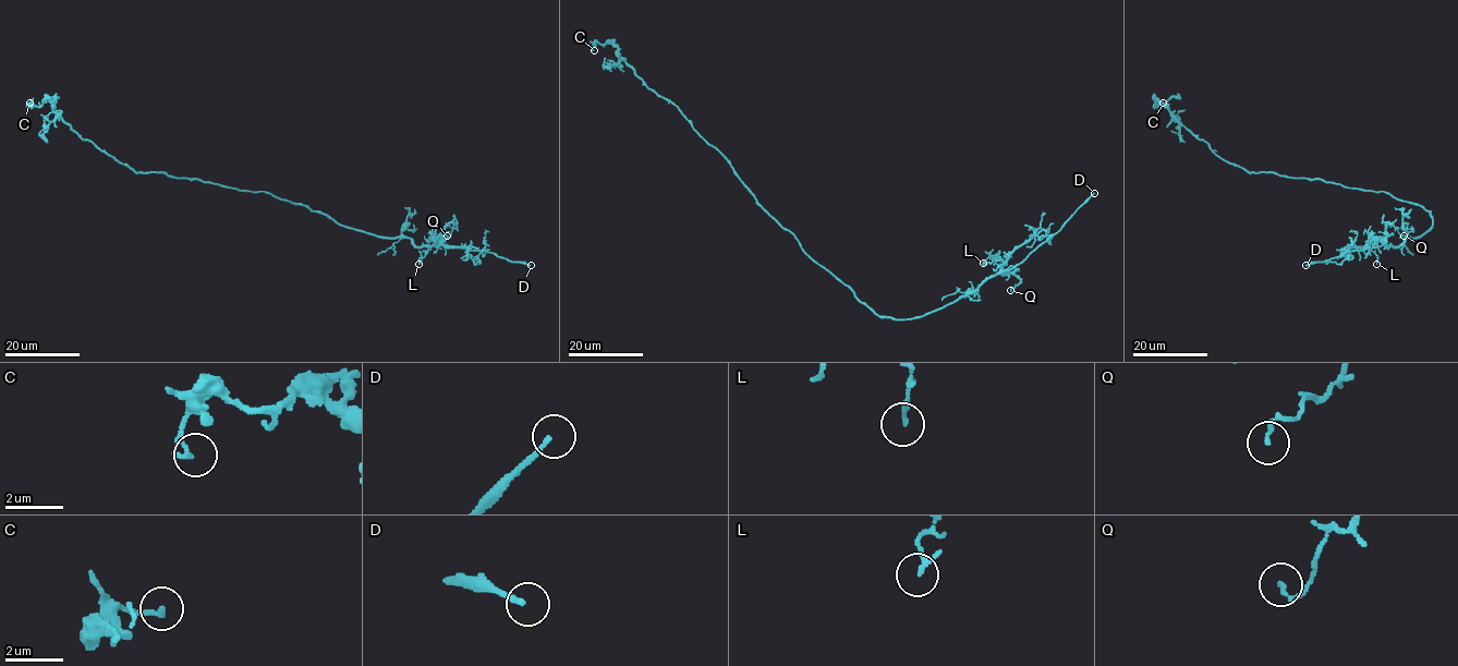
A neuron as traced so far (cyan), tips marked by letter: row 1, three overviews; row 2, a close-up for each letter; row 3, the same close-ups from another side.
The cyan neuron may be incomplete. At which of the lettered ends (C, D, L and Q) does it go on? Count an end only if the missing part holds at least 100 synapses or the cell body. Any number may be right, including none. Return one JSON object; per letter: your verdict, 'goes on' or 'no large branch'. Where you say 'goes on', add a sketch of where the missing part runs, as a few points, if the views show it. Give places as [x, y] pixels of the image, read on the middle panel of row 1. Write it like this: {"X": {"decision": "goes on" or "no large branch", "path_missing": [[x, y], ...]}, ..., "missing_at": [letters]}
{"C": {"decision": "no large branch"}, "D": {"decision": "goes on", "path_missing": [[1094, 193], [1107, 176], [1115, 181]]}, "L": {"decision": "no large branch"}, "Q": {"decision": "no large branch"}, "missing_at": ["D"]}

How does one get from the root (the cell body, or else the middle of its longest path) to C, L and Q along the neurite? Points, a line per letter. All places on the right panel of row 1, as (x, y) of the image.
C: (1377, 192), (1320, 179), (1248, 172), (1222, 159), (1155, 100), (1157, 107), (1163, 103)
L: (1377, 192), (1421, 205), (1430, 213), (1432, 227), (1396, 246), (1374, 238), (1368, 250), (1377, 257), (1376, 264)
Q: (1377, 192), (1430, 213), (1432, 227), (1421, 237), (1406, 238), (1396, 246), (1384, 243), (1388, 222), (1404, 235)

